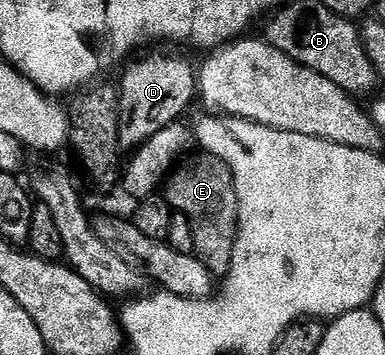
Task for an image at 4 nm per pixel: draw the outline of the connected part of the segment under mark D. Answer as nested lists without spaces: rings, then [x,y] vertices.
[[[152,49],[133,58],[123,68],[124,80],[118,83],[120,104],[118,105],[118,137],[121,148],[132,153],[144,146],[162,129],[181,118],[180,114],[198,99],[198,71],[184,55],[175,55],[175,50]]]

